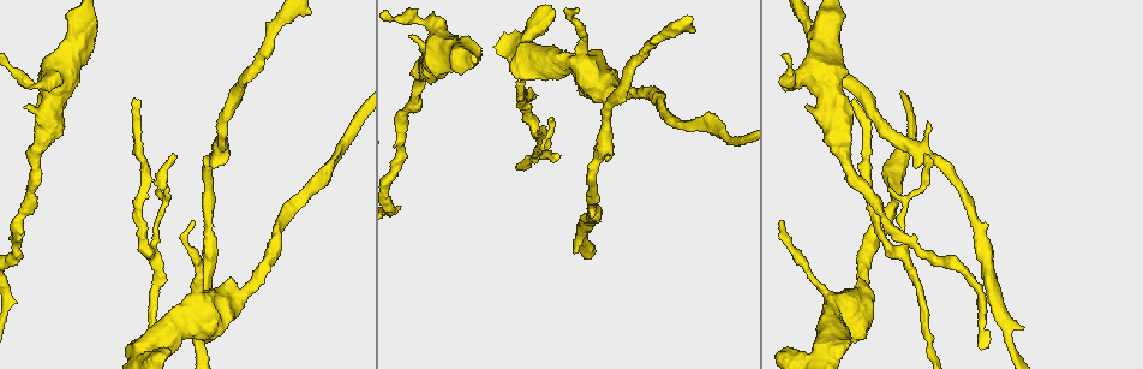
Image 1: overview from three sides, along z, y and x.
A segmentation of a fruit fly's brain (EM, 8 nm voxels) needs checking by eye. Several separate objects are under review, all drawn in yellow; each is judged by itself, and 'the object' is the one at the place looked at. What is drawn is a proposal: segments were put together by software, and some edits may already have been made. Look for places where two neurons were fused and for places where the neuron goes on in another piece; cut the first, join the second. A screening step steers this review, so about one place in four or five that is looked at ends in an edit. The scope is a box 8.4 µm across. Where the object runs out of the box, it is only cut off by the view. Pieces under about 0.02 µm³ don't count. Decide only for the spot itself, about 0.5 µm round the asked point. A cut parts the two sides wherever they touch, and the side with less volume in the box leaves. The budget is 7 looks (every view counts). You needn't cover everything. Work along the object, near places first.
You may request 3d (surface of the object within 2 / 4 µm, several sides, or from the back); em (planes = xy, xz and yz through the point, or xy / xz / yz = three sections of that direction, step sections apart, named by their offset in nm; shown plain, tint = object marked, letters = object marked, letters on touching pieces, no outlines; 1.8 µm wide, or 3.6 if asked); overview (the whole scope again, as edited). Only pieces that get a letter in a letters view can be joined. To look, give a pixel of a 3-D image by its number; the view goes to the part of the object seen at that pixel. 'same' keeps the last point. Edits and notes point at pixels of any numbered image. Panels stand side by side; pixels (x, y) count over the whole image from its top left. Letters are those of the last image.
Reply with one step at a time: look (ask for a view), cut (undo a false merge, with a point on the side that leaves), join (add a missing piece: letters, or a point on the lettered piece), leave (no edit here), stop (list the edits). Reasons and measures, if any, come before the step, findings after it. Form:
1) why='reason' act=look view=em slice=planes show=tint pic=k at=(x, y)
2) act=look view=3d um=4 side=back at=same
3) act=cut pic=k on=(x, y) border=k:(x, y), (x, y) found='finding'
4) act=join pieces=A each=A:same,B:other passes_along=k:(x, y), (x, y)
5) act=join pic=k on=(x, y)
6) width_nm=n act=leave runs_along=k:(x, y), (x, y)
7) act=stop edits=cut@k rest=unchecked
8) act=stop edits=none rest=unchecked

why='a fork' act=look view=em um=3.6 slice=planes show=plain pic=1 at=(146, 251)

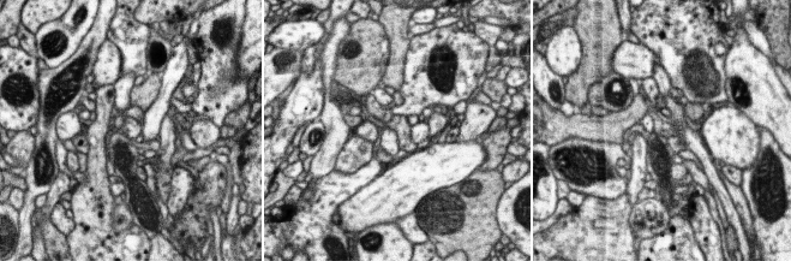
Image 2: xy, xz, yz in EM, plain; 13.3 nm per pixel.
act=look view=em um=3.6 slice=planes show=tint at=same

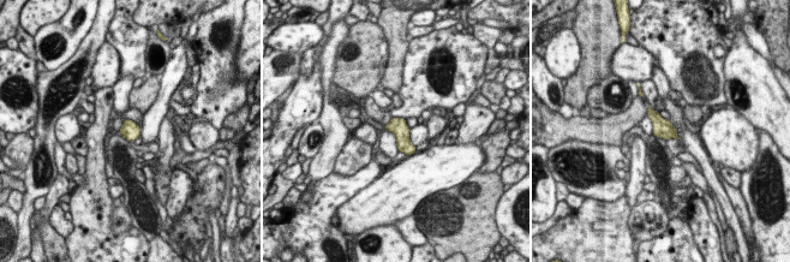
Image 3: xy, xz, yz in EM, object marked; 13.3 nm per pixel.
act=look view=em um=3.6 slice=planes show=letters at=same

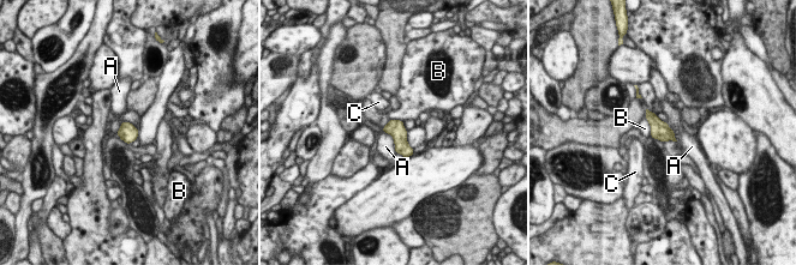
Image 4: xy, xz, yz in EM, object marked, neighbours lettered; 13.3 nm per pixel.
longest_contact=A:380nm act=leave each=A:other,B:other,C:other border=4:(382, 130), (393, 138), (396, 152) found='continuous, no second neuron'

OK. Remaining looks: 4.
why='sudden change in width' act=look view=em um=3.6 slice=planes show=letters pic=1 at=(858, 306)

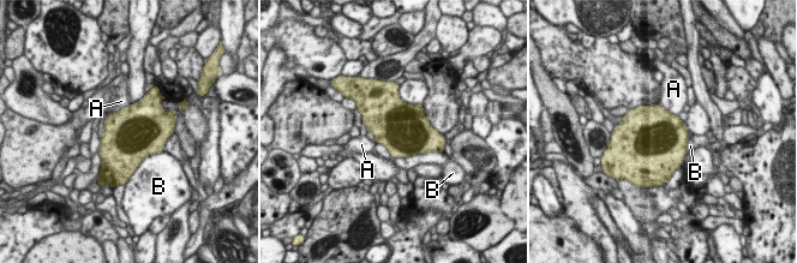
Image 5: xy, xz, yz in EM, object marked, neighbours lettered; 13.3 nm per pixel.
act=leave each=A:other,B:other border=5:(130, 103), (111, 113), (105, 119) found='one neuron here'

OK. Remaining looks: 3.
why='long arm stops here' act=look view=3d um=2 pic=1 at=(517, 81)

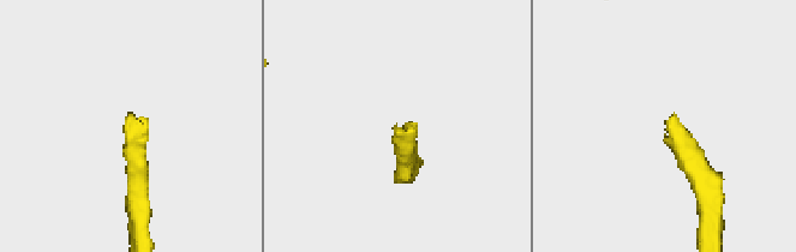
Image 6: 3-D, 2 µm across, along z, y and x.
act=look view=em slice=xy step=16 show=tint pic=6 at=(126, 121)

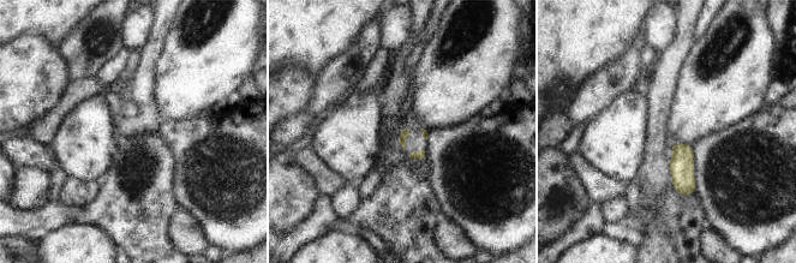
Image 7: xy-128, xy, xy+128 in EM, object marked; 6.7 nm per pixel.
act=look view=em slice=planes show=letters at=same

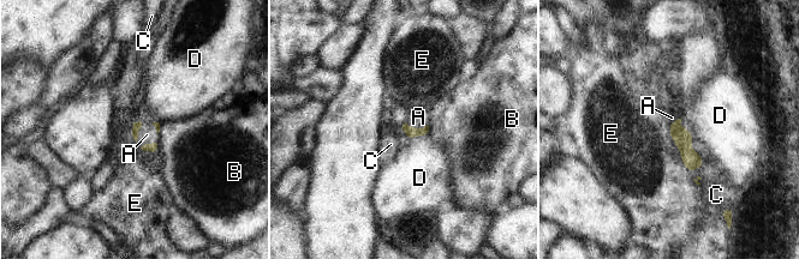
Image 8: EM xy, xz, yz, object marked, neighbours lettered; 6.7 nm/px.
act=join pieces=A each=A:same,B:other,C:other,D:other,E:other passes_along=8:(137, 126), (138, 130), (147, 134) found='the neuron continues'

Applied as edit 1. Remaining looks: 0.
act=stop edits=join@8 rest=unchecked

